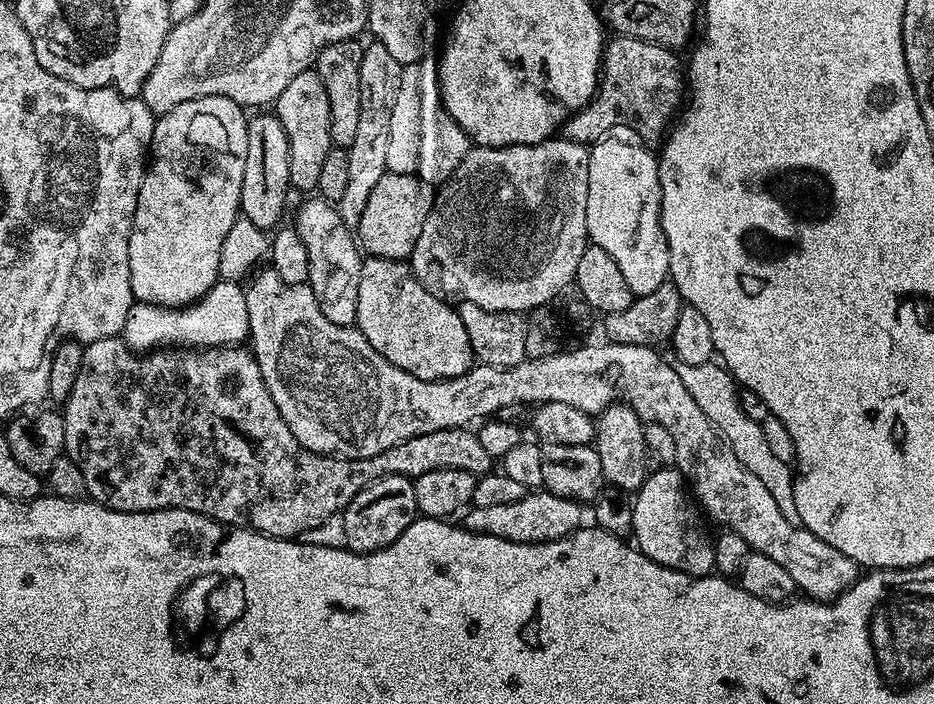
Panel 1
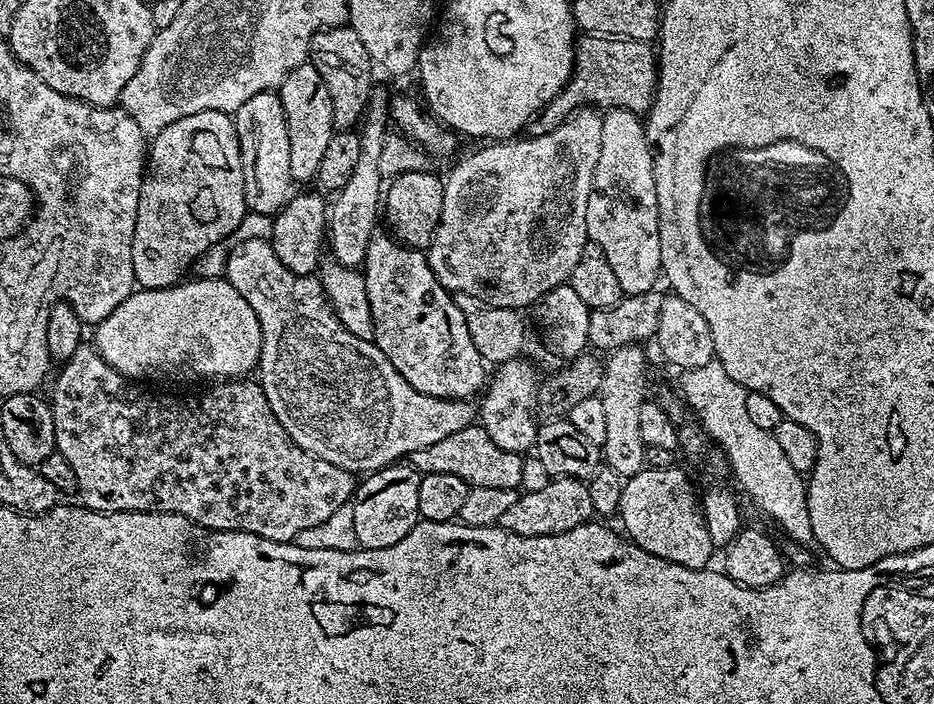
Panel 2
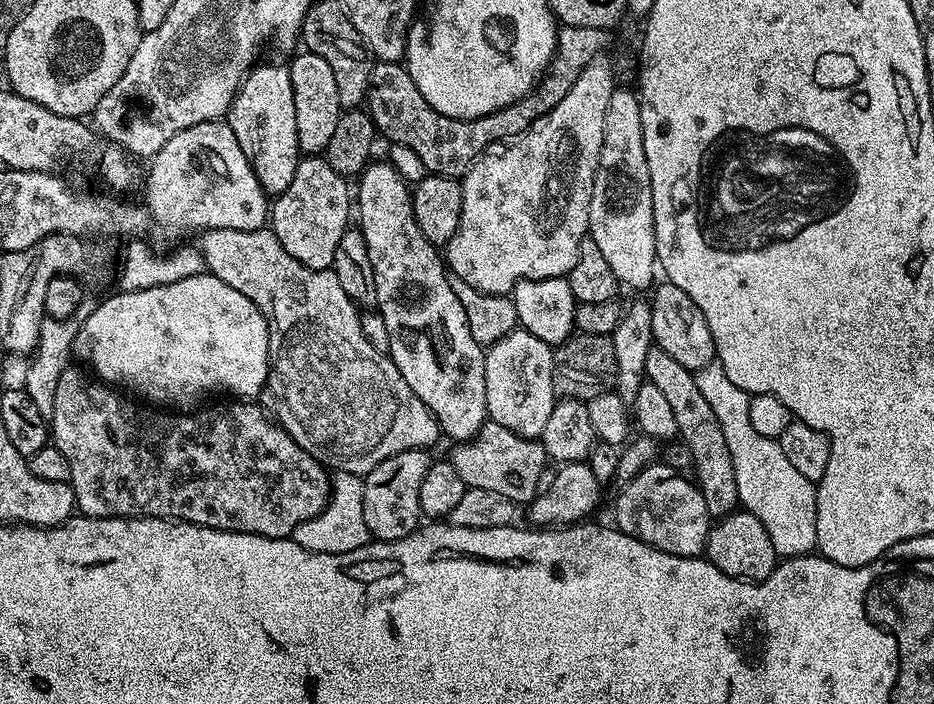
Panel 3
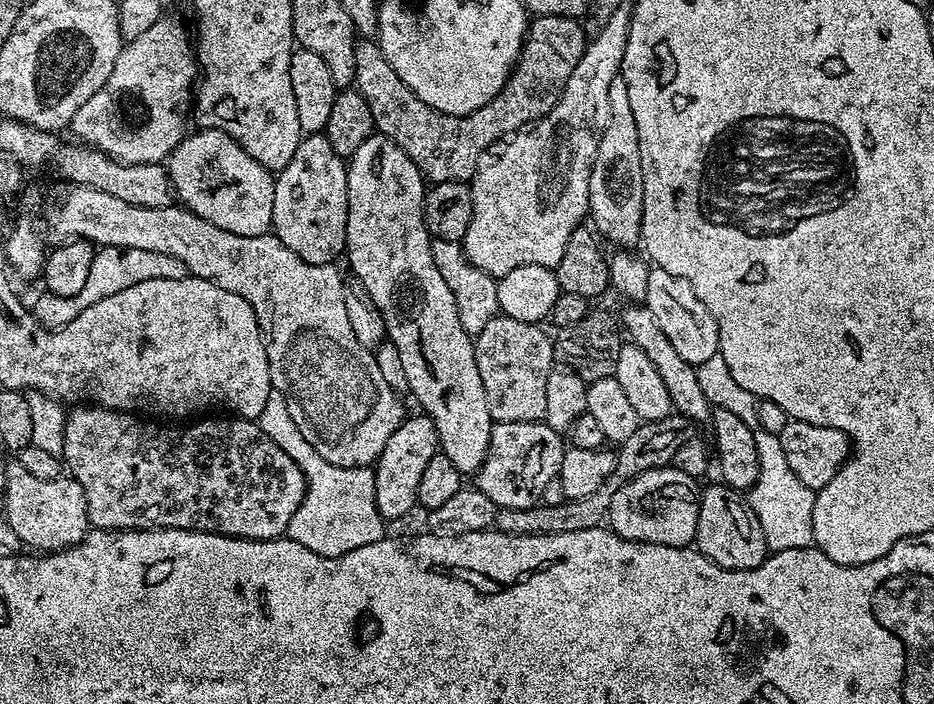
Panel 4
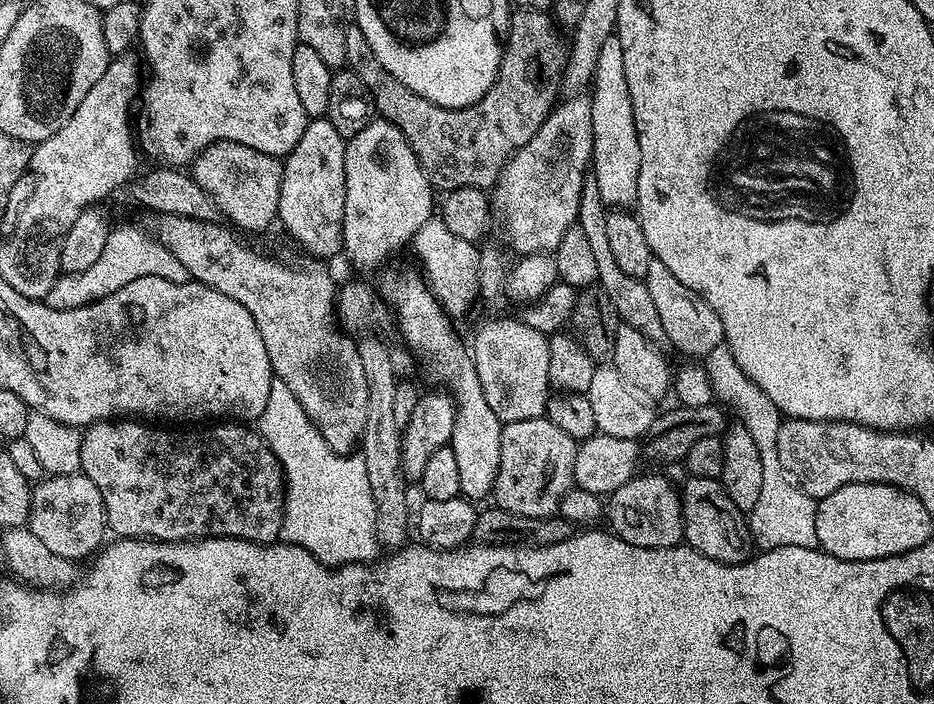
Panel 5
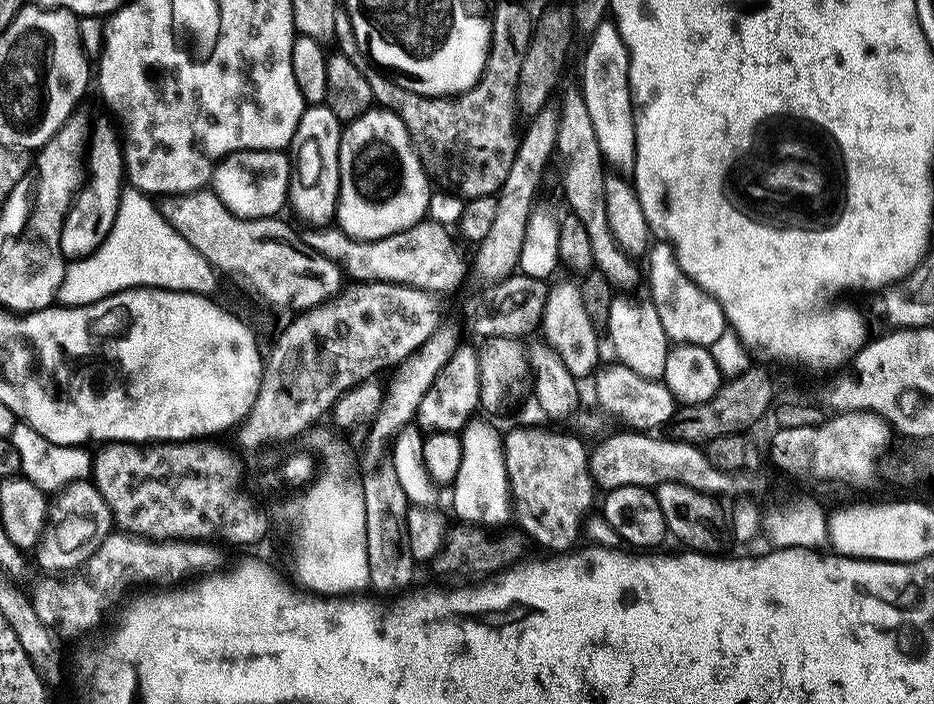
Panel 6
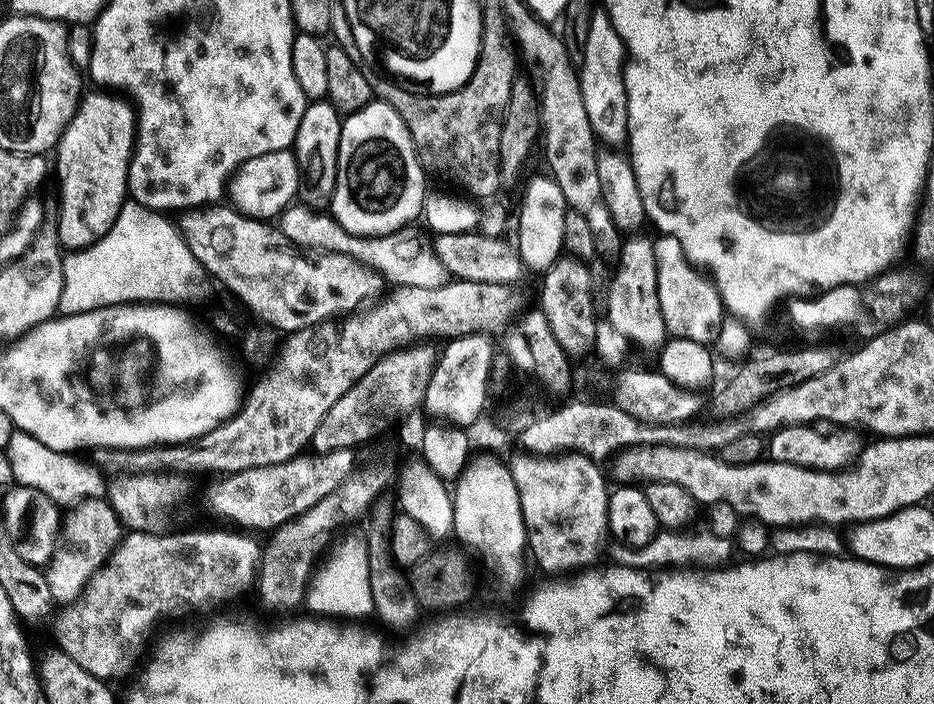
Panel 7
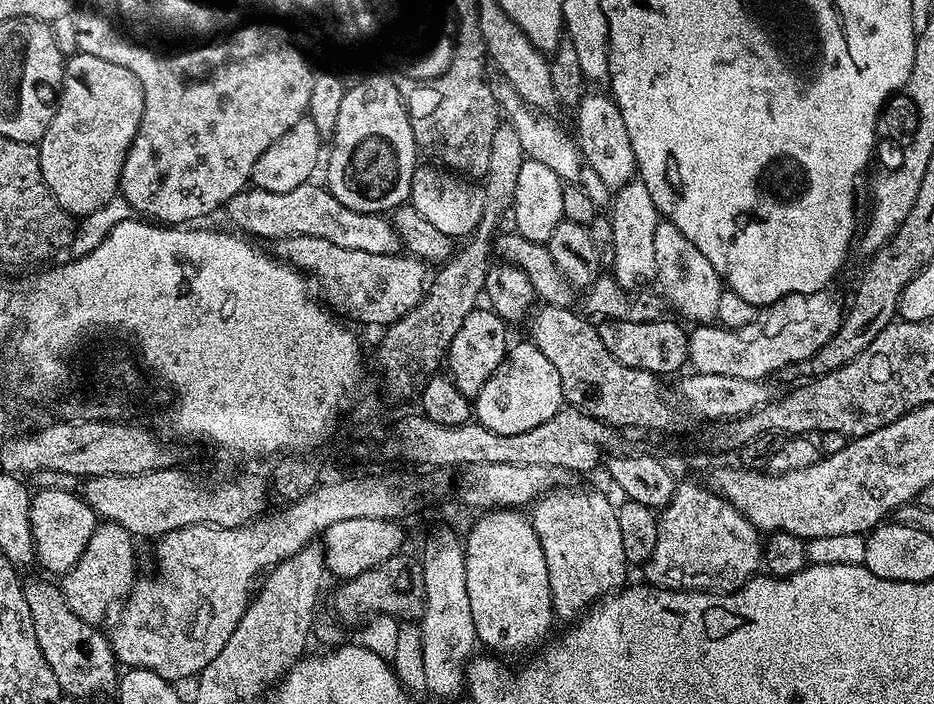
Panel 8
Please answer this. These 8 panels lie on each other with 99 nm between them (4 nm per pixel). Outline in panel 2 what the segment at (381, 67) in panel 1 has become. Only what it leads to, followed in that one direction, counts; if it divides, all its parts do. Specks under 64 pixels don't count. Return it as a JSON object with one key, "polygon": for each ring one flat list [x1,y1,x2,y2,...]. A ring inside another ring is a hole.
{"polygon":[[373,87,359,134,362,147,358,150,358,166,354,166,354,175,350,177,350,182,346,182,346,186,342,186,342,190,335,193,333,200,336,201,333,204,331,201,328,213,326,242,330,247,331,257,344,268,360,268,363,265,366,246,372,244,372,236,378,232,376,216,378,220,382,212,380,163,382,150,390,135,390,92,386,89]]}

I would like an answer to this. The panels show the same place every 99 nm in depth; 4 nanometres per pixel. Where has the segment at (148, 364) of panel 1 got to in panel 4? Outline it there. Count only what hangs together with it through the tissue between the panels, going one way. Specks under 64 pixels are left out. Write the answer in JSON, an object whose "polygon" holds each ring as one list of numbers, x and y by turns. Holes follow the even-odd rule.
{"polygon":[[72,406,67,409,64,418,64,451,63,463,70,473,71,479,82,486,86,494,88,507,88,523,92,528,188,528,191,532,216,532,219,536,234,536,238,540,275,540,283,537,288,530,290,518,302,506,304,492,308,483,300,466,269,438,260,428,256,420,228,418,232,420,200,420,197,424,188,424,185,428,171,428,171,423,155,424,152,420,143,420,140,414,122,412,119,408,102,408,99,406],[496,422,490,430,490,446,482,466,474,474,474,486,501,508,533,508,541,503,548,483,560,474,566,440,545,422]]}

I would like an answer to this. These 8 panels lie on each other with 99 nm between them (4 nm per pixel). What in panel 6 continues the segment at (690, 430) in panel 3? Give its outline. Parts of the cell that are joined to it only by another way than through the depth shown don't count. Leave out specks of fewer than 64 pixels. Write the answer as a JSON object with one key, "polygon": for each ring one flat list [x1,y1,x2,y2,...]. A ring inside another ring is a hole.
{"polygon":[[579,91,562,100,560,129,557,143,564,150,564,200,568,203,567,211,586,226,586,235,590,238,590,250,594,254,595,271,608,279,613,289,632,290,636,283,641,283,642,268,633,257,627,256,614,242,610,234,610,222,606,222,606,165,604,155,598,146,598,137,594,135,594,122,586,110,586,102]]}

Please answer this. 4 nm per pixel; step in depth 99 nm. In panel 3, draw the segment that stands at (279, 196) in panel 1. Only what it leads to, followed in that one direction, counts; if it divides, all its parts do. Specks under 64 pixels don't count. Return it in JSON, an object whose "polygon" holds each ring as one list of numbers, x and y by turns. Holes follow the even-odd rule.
{"polygon":[[283,63,262,64,253,67,240,83,236,97,228,107,226,122,234,130,234,138,238,138,238,146,242,146,246,158,252,163,265,193,279,194,290,186,294,170,302,159,298,126,294,126,294,90]]}

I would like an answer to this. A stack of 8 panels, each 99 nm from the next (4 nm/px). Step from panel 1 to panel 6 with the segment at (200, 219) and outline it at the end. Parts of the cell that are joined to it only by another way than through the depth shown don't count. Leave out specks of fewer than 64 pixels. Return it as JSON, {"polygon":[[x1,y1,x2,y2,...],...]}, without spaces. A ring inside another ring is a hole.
{"polygon":[[284,150,231,152,210,172,210,184,216,197,236,216,251,220,276,216,279,208,289,203,288,189,291,188,293,179,294,164,289,153]]}

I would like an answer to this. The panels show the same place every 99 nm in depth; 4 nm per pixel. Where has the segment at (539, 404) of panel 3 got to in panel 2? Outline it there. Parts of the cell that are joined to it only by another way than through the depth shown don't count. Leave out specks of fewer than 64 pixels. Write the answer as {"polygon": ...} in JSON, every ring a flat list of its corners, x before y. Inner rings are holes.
{"polygon":[[524,359,508,360,493,371,496,372,493,376,491,373,490,383,483,393,484,401,478,404,478,423,502,450,528,454,536,446,538,377,535,366]]}

